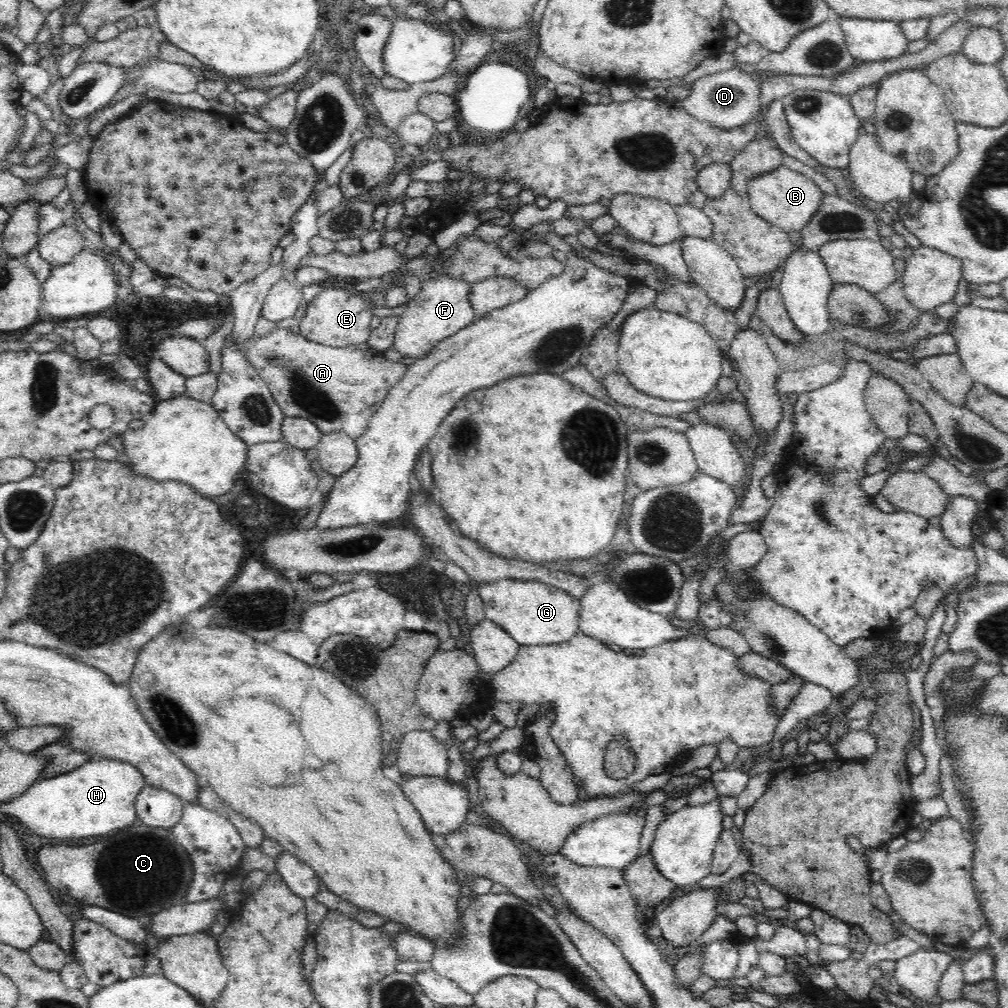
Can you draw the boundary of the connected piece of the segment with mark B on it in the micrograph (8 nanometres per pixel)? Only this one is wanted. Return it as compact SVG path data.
M784 164L769 174L752 176L752 180L746 186L746 193L752 211L779 229L788 232L801 232L802 228L810 222L812 214L818 210L823 194L812 178L809 179Z

